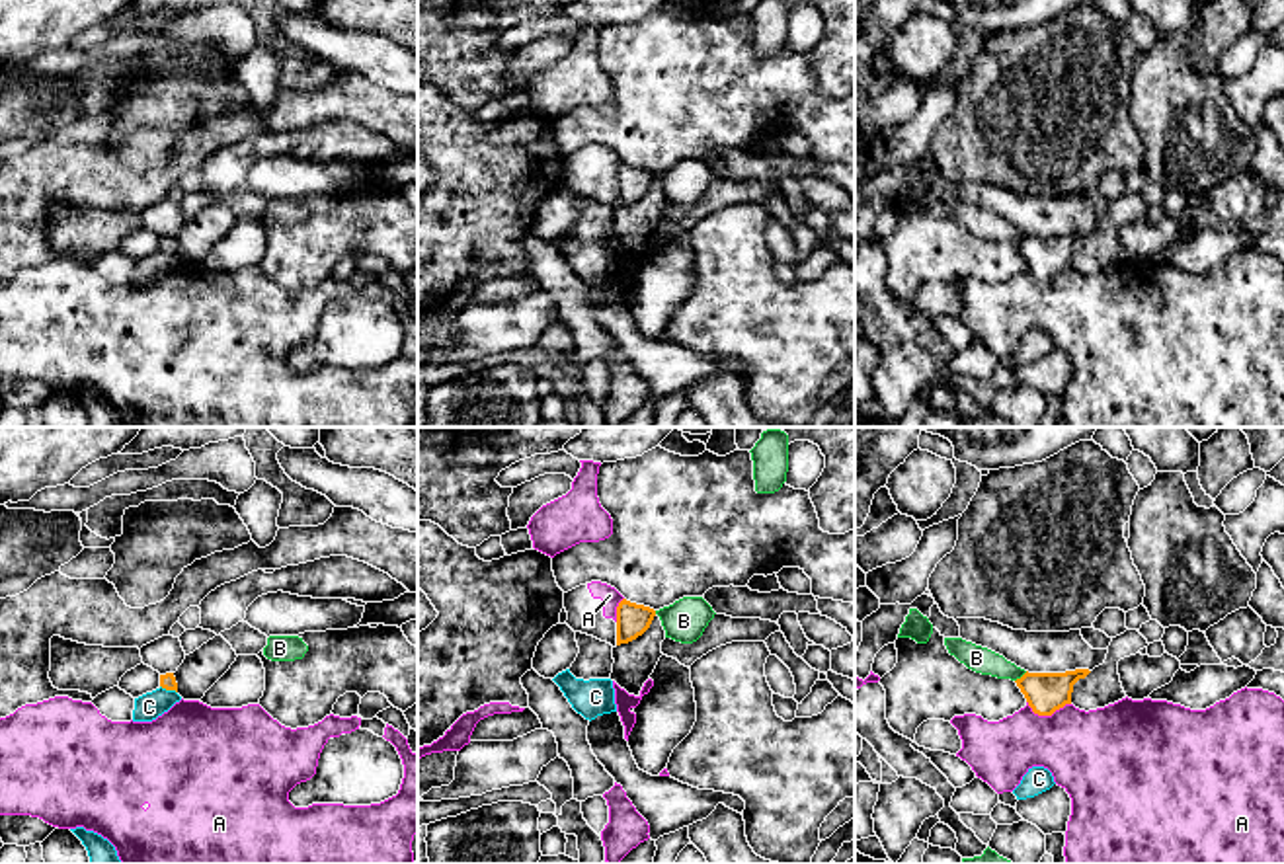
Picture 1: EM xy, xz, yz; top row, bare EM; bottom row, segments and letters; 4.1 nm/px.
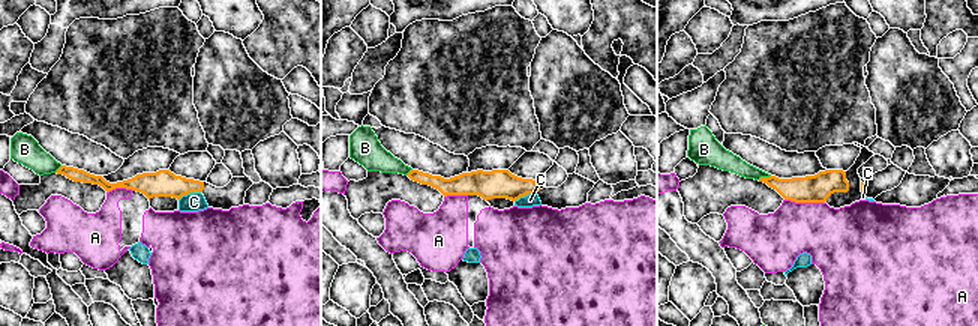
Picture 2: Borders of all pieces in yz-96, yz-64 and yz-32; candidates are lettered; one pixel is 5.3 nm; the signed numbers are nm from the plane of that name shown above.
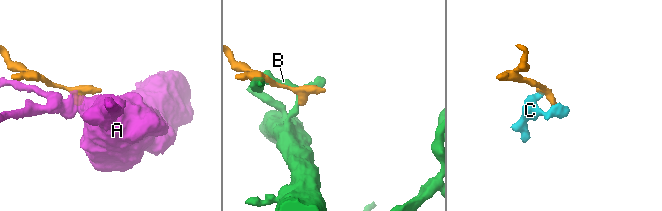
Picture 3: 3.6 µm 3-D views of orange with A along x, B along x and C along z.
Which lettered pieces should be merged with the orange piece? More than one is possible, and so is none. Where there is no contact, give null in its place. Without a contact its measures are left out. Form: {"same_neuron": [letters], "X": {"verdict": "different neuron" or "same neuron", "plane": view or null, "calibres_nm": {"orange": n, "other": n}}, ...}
{"same_neuron": [], "A": {"verdict": "different neuron", "plane": "yz", "calibres_nm": {"orange": 160, "other": 360}}, "B": {"verdict": "different neuron", "plane": "yz", "calibres_nm": {"orange": 160, "other": 110}}, "C": {"verdict": "different neuron", "plane": "xy", "calibres_nm": {"orange": 60, "other": 110}}}

